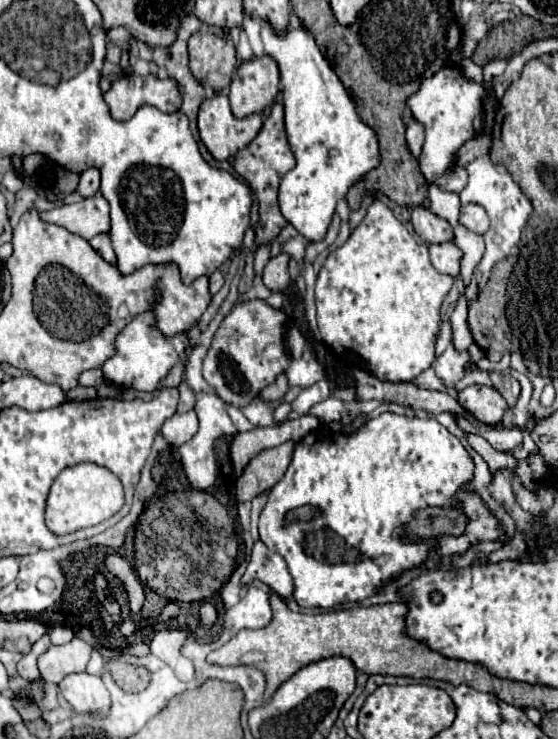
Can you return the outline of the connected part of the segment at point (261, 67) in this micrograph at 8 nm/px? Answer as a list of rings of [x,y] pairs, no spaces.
[[[253,58],[237,68],[237,78],[231,82],[229,104],[235,118],[259,114],[273,104],[279,94],[279,68],[269,58]]]

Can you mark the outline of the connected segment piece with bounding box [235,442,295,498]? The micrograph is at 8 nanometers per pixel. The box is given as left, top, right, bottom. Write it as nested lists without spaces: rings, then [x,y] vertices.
[[[285,442],[281,446],[261,450],[257,456],[253,456],[251,462],[243,468],[243,474],[237,478],[237,498],[255,498],[263,490],[275,486],[283,478],[285,468],[291,462],[293,448],[293,442]]]

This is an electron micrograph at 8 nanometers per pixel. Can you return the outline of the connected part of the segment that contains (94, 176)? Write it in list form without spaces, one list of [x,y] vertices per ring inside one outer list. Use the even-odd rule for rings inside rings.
[[[89,168],[81,174],[81,182],[77,186],[77,192],[83,196],[83,198],[89,198],[89,196],[95,196],[99,192],[99,170],[97,168]]]

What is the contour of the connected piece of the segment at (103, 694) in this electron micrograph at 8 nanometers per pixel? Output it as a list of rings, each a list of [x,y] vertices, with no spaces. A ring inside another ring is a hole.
[[[87,672],[81,674],[69,674],[59,684],[65,700],[73,706],[79,714],[91,714],[91,716],[105,716],[111,708],[111,696],[105,688],[103,680],[97,676],[91,676]]]

